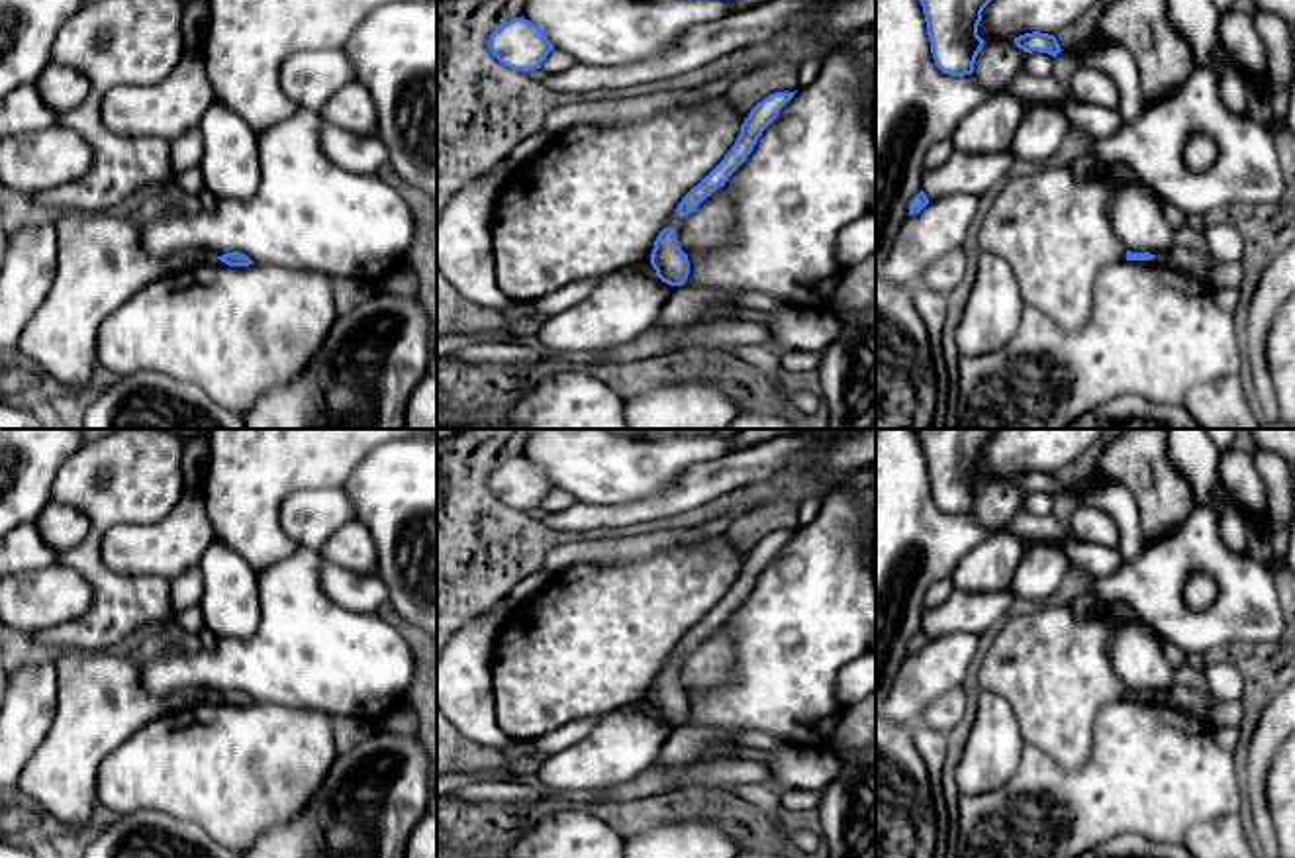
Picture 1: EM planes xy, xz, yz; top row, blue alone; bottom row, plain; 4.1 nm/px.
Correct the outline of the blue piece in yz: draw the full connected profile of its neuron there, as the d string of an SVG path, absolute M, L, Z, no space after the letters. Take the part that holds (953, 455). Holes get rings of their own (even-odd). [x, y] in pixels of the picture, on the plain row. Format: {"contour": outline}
{"contour": "M915 429L936 505L950 515L974 511L983 486L978 474L983 447L999 429Z"}

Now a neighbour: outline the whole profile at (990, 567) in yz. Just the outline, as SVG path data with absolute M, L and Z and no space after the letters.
M997 533L974 547L954 568L950 580L958 592L999 592L1011 580L1032 541L1011 533Z

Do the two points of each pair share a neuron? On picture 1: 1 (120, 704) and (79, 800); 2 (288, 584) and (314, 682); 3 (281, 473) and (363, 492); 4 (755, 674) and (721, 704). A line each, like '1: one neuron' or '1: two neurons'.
1: one neuron
2: one neuron
3: two neurons
4: one neuron

